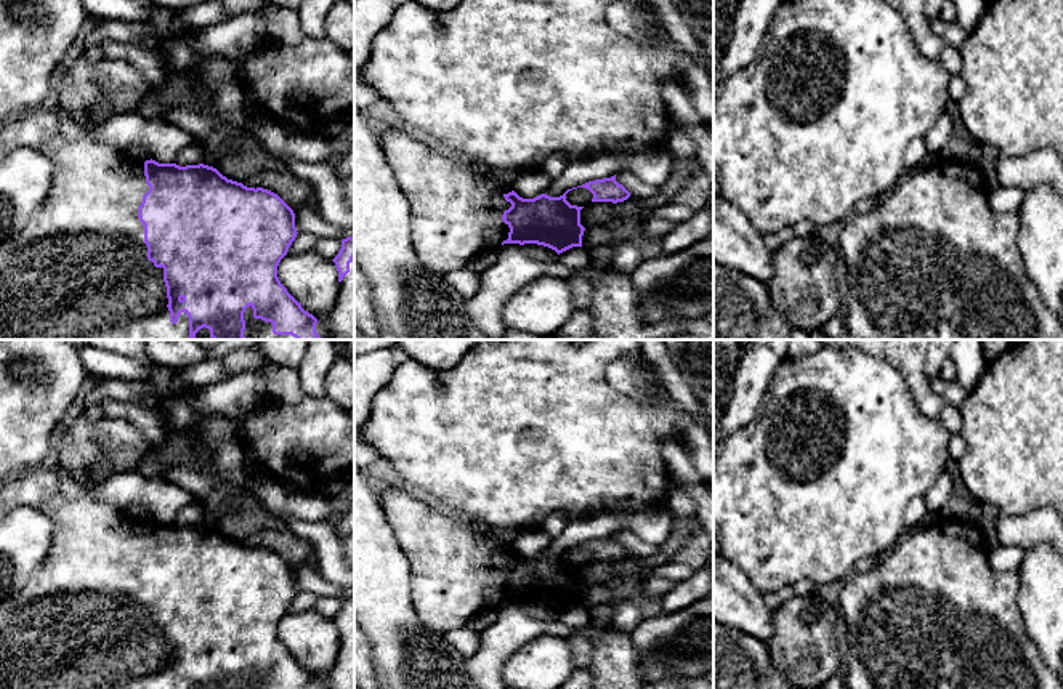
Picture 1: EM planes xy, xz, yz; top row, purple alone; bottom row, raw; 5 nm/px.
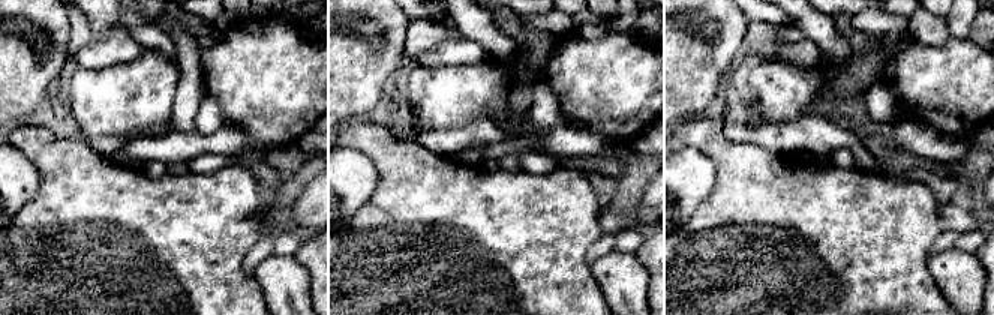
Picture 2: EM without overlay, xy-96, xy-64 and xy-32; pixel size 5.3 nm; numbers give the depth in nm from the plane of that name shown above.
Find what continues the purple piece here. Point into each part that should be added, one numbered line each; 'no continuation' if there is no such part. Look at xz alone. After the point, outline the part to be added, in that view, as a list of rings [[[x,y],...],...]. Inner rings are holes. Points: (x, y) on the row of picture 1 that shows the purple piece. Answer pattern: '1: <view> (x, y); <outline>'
1: xz (457, 209); [[[388,128],[378,143],[407,197],[412,212],[412,247],[426,268],[447,276],[463,269],[479,253],[497,250],[508,239],[510,228],[502,216],[511,207],[503,197],[511,187],[500,184],[494,170],[478,167],[471,160],[452,162],[406,130]]]

